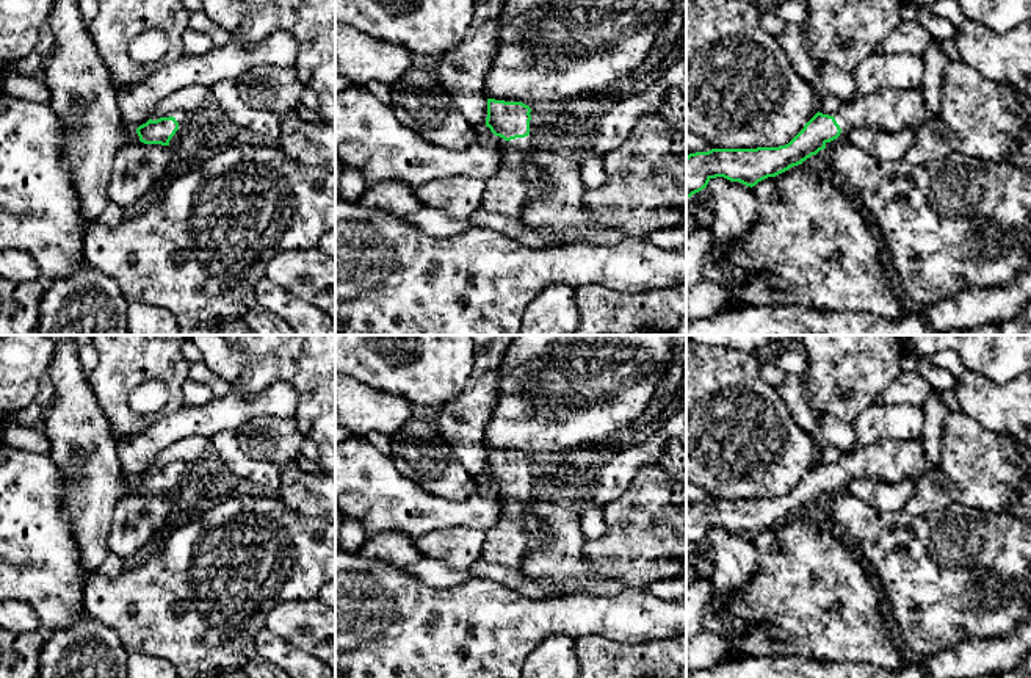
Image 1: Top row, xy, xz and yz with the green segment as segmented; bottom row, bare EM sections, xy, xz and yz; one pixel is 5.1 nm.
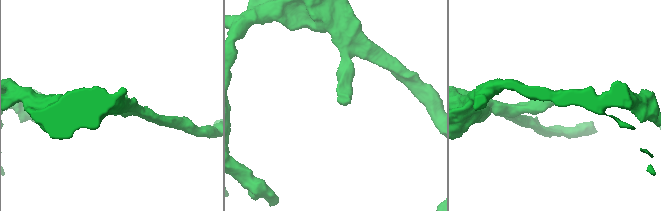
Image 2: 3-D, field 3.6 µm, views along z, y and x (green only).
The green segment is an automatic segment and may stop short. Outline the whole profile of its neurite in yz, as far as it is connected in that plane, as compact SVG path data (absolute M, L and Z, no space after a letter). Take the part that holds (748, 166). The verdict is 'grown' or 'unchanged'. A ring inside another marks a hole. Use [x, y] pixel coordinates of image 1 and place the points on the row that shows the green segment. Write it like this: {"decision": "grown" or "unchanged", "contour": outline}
{"decision": "grown", "contour": "M887 88L873 94L857 94L830 114L816 113L785 146L757 149L711 149L686 157L686 197L707 188L708 182L724 177L746 186L776 177L802 164L823 149L846 139L854 128L887 133L910 130L926 121L921 89Z"}

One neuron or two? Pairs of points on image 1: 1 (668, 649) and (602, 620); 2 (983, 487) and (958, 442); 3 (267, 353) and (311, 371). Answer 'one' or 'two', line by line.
1: two
2: one
3: one

